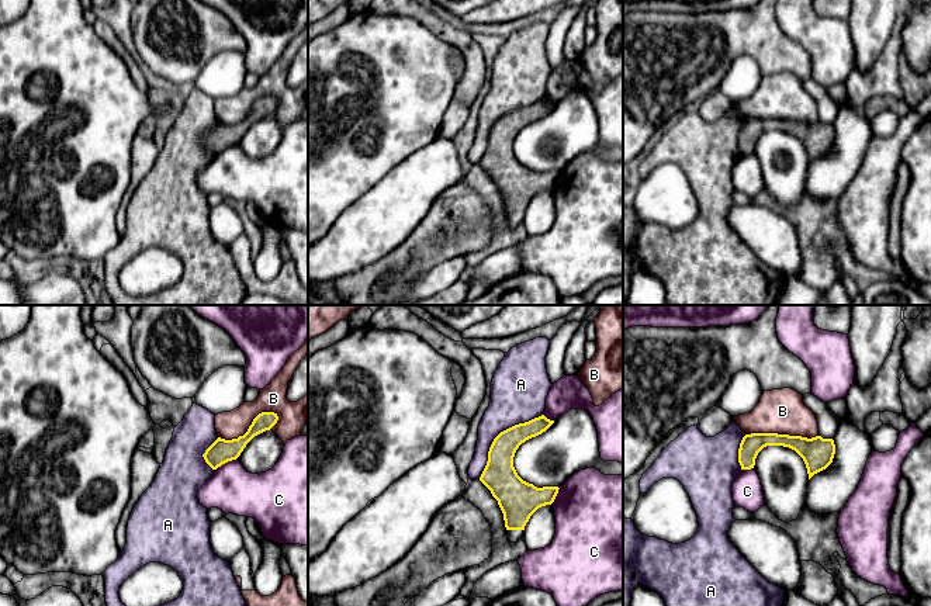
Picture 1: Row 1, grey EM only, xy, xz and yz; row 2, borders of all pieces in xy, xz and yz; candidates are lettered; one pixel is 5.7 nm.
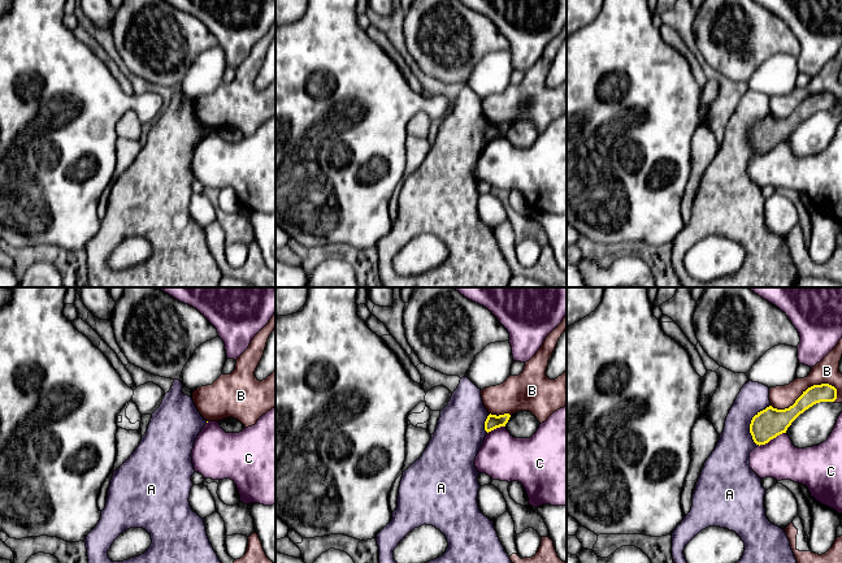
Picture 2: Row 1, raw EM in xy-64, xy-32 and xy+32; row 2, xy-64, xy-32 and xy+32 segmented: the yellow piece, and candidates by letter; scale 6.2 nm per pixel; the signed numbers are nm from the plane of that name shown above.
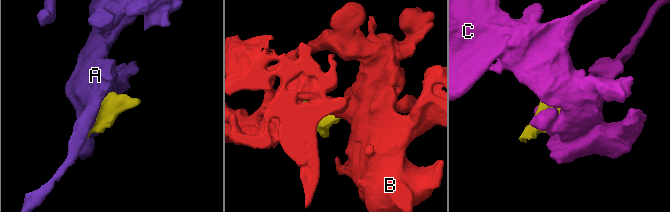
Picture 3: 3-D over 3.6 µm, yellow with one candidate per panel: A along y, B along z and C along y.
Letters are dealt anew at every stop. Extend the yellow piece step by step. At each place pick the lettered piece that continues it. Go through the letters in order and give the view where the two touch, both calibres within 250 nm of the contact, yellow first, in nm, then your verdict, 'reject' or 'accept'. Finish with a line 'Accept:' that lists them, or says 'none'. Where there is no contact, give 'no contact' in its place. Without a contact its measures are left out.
A: meets yellow in xz; 190 nm thick on the yellow side, 320 nm on the other; reject
B: meets yellow in xy; 140 nm thick on the yellow side, 160 nm on the other; reject
C: meets yellow in xy; 140 nm thick on the yellow side, 260 nm on the other; reject
Accept: none

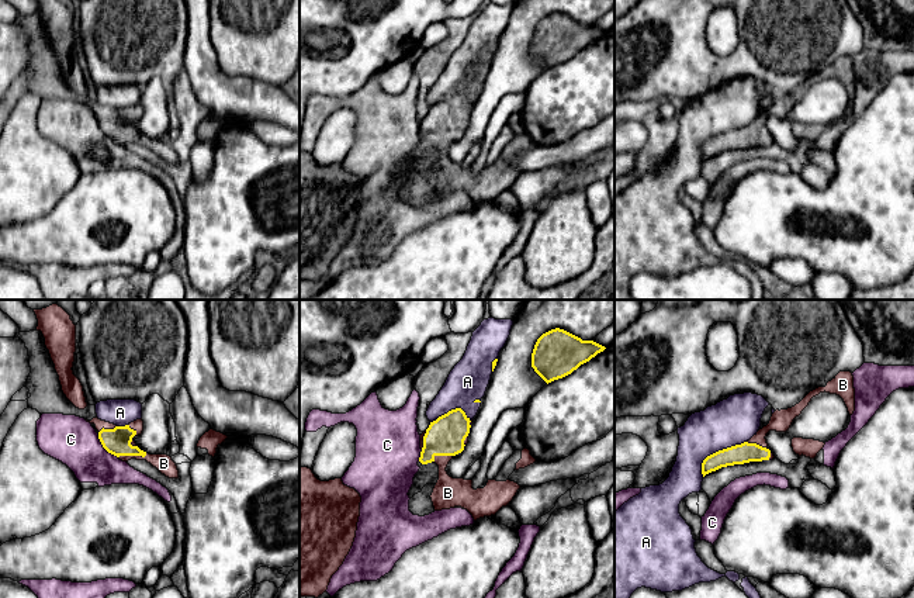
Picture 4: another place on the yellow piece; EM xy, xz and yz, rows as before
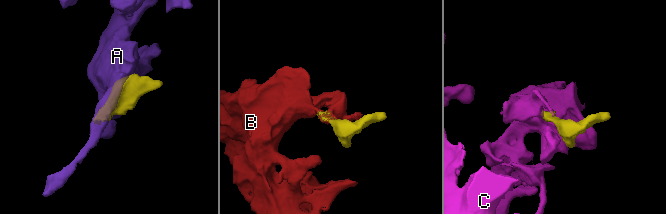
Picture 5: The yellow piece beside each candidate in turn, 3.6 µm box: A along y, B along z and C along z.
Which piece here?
A: meets yellow in yz; 120 nm thick on the yellow side, 260 nm on the other; reject
B: meets yellow in xy; 150 nm thick on the yellow side, 100 nm on the other; accept
C: meets yellow in xy; 150 nm thick on the yellow side, 280 nm on the other; reject
Accept: B

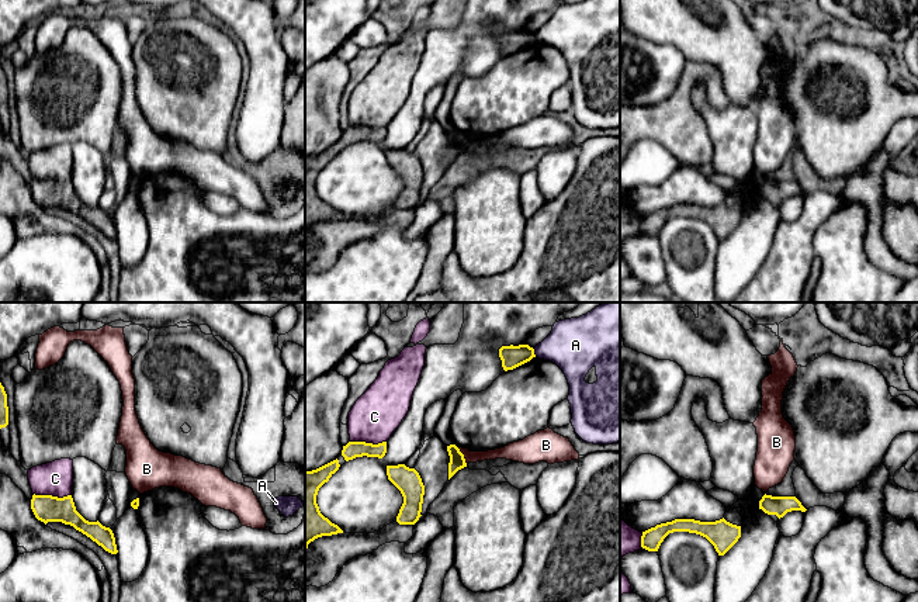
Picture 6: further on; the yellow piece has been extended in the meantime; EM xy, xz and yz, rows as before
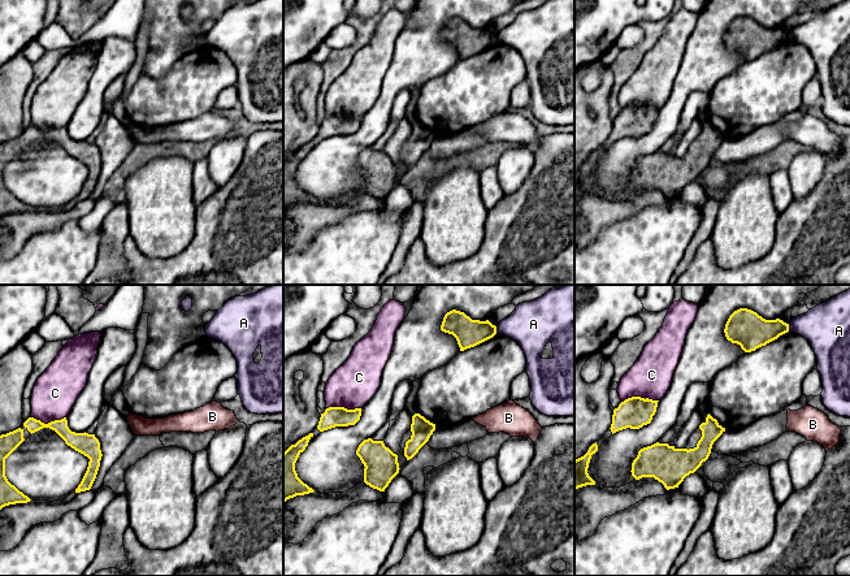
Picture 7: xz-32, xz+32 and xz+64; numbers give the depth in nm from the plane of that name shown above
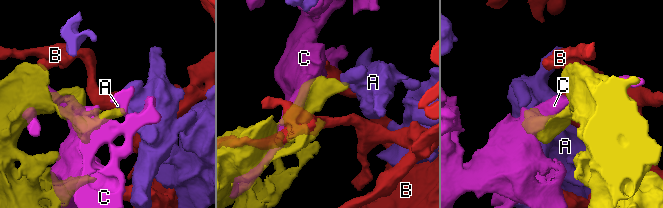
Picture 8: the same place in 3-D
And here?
A: meets yellow in xz; 130 nm thick on the yellow side, 320 nm on the other; reject
B: meets yellow in xz; 90 nm thick on the yellow side, 70 nm on the other; reject
C: meets yellow in xy; 160 nm thick on the yellow side, 200 nm on the other; reject
Accept: none

